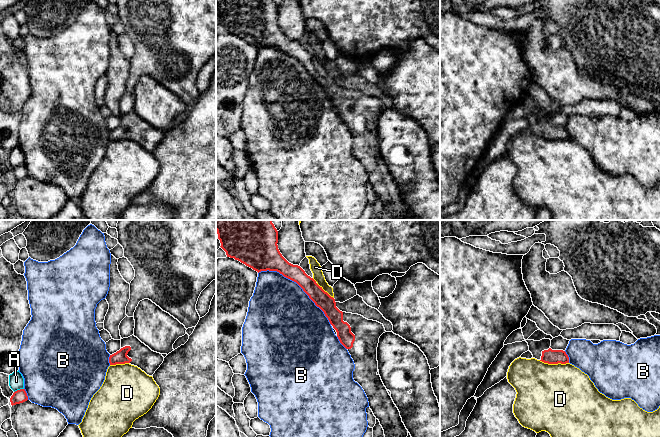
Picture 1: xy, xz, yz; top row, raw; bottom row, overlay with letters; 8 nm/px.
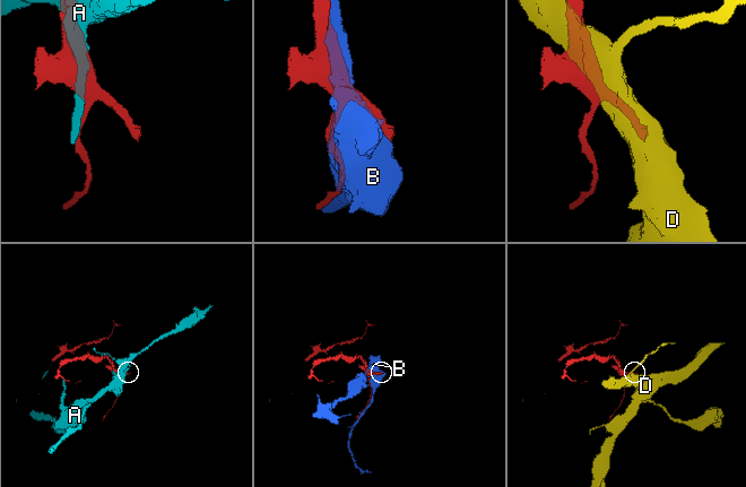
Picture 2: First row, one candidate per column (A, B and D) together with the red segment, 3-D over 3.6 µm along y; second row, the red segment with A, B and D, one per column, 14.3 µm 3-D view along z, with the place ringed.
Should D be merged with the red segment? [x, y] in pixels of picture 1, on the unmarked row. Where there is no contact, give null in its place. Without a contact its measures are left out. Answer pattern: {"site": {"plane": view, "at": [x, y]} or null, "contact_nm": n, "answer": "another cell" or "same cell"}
{"site": {"plane": "yz", "at": [554, 139]}, "contact_nm": 240, "answer": "another cell"}

